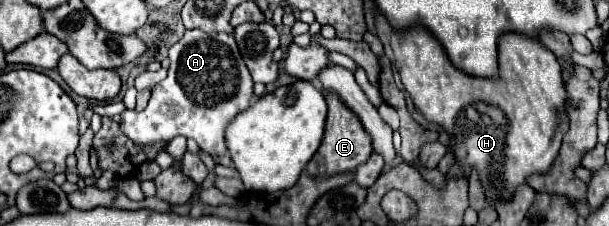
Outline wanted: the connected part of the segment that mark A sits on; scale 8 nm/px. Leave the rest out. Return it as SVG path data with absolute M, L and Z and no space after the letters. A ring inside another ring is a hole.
M201 29L185 31L185 35L169 49L169 75L155 85L151 99L143 111L125 111L121 131L135 139L137 143L155 143L155 141L171 141L175 135L185 135L197 141L197 145L211 153L211 155L223 155L227 151L225 147L225 127L227 123L239 113L249 107L253 97L253 81L251 75L243 63L243 57L237 49L233 33L205 33Z

